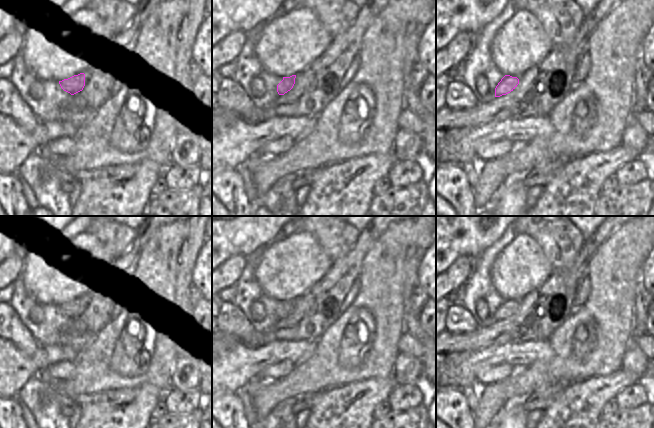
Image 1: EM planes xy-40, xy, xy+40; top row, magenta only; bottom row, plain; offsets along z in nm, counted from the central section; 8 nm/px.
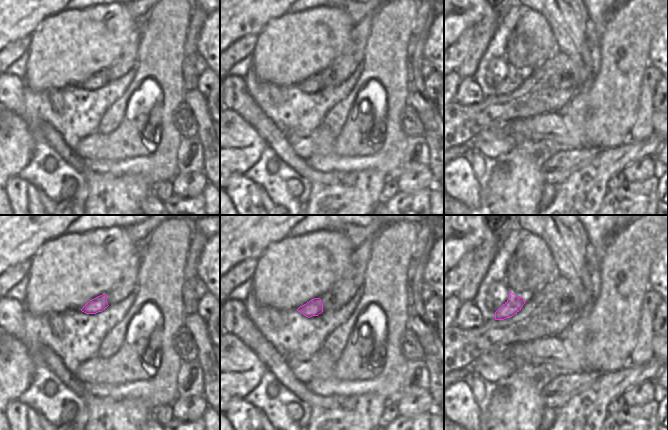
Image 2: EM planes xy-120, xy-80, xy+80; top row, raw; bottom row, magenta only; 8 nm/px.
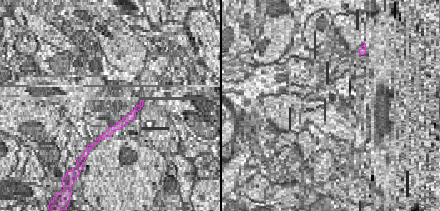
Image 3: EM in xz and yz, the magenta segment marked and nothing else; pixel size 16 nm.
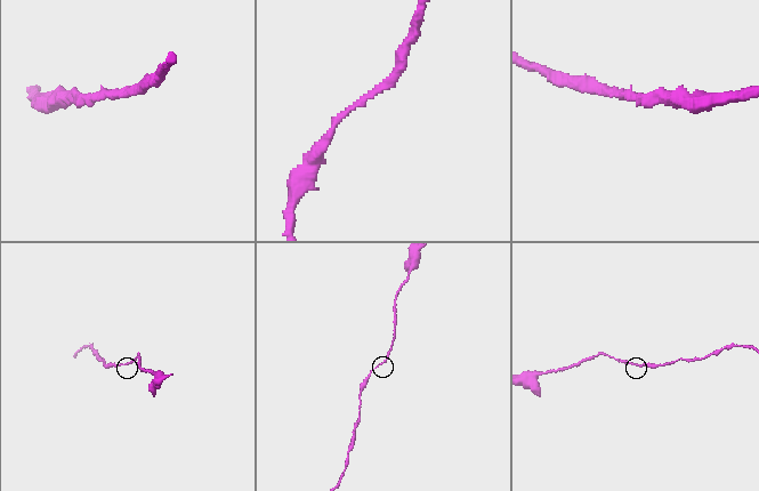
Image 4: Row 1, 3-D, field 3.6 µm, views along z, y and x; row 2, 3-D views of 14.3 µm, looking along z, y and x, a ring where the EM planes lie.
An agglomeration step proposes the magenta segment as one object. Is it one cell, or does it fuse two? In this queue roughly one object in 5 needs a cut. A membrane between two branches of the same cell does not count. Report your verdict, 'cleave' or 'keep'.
keep

